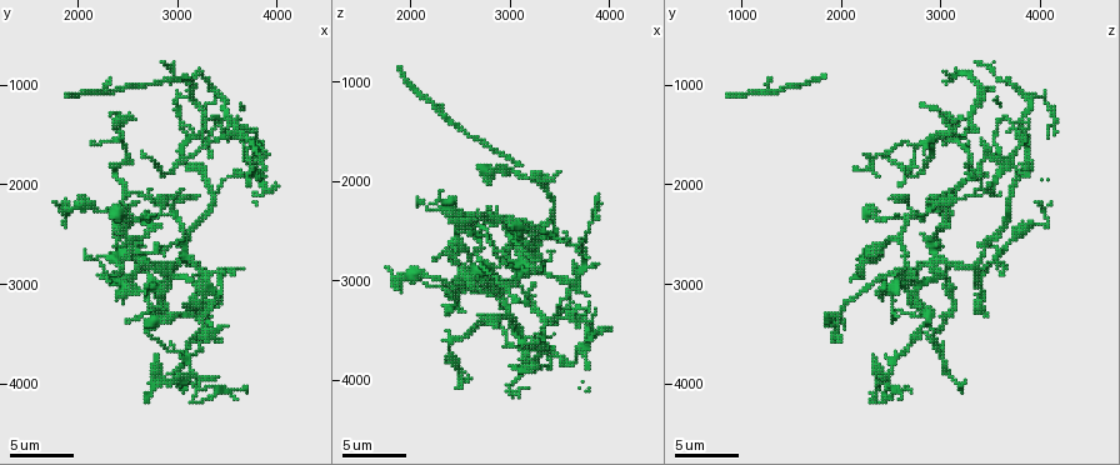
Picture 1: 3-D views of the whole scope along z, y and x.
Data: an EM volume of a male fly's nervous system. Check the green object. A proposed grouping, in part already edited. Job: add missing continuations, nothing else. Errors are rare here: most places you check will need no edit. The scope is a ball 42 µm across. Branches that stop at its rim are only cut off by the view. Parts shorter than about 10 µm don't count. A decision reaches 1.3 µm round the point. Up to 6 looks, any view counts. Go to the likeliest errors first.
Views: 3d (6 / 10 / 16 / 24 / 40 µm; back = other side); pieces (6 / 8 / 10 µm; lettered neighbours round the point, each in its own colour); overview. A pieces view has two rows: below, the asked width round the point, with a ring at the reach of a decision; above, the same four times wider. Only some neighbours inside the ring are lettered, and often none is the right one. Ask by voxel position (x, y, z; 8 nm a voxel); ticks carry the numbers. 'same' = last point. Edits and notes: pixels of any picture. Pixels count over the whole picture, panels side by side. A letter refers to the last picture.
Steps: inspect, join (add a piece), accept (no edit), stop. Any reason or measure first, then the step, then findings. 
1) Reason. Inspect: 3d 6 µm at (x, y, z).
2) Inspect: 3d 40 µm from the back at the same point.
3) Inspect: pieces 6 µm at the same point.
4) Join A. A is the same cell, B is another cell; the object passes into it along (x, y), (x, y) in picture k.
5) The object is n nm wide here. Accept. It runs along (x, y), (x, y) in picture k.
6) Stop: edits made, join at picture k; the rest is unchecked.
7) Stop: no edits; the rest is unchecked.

An open end. Inspect: pieces 8 µm at (3160, 3980, 3240).

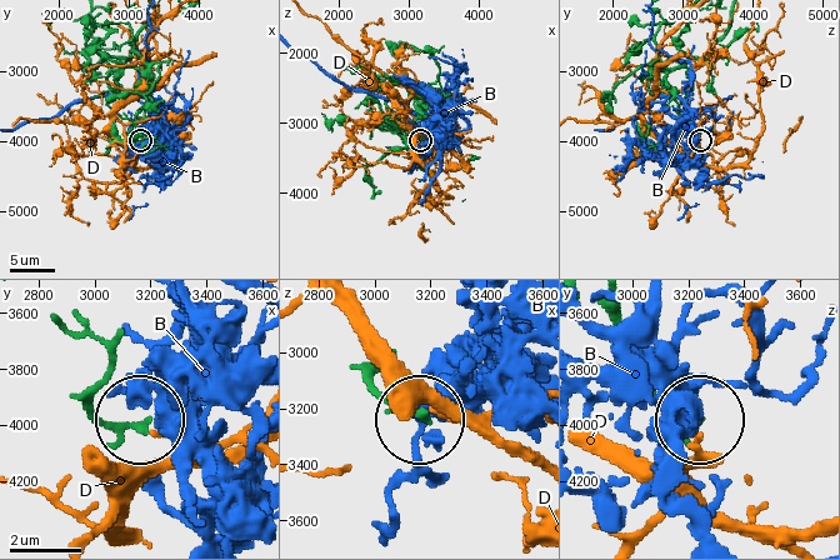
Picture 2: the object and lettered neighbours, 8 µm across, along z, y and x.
The object is 200 nm wide here. Accept. B and D are other cells; none of them fits.

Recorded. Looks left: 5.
Free end. Inspect: pieces 6 µm at (2700, 4160, 2320).

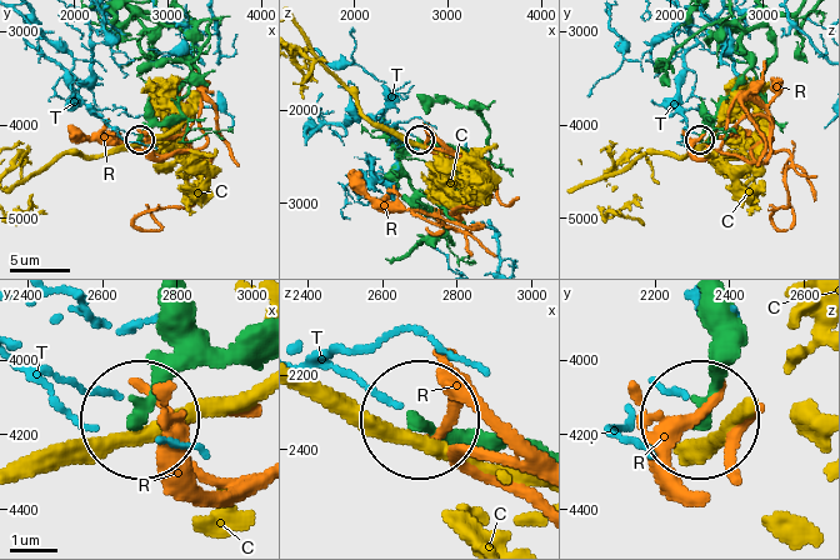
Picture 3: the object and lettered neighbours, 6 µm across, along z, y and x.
Accept. C, R and T are other cells; it runs along (251, 339), (179, 371), (148, 415) in picture 3; none of them fits.

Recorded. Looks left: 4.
Inspect: pieces 6 µm at (2340, 2260, 2260).

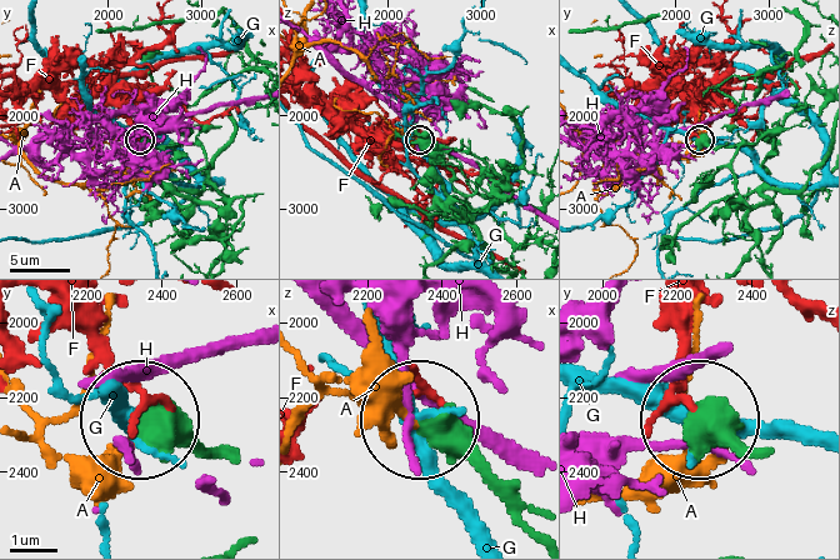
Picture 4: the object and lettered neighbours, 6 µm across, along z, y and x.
Accept. A, F, G and H are other cells; it runs along (534, 526), (419, 423) in picture 4; no lettered piece goes on from it.

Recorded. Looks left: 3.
Stop: no edits; the rest is unchecked.

